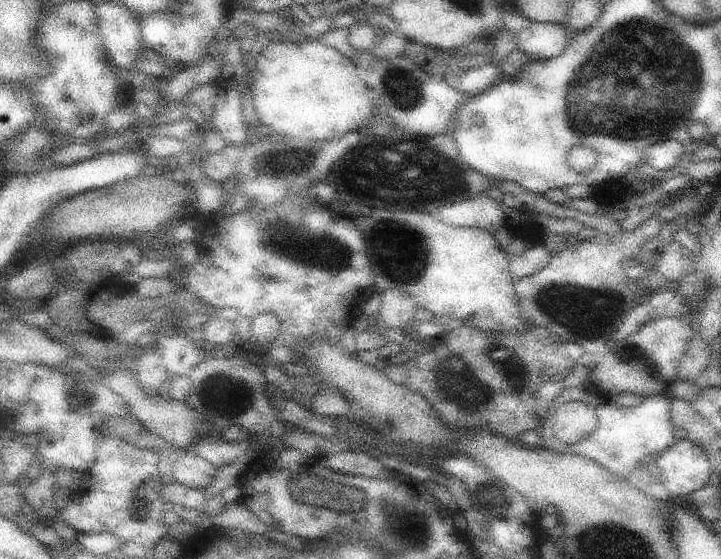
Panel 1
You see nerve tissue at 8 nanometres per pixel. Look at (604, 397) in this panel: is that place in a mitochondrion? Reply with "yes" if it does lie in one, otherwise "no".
no

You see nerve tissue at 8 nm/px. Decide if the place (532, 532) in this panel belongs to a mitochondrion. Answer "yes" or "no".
yes

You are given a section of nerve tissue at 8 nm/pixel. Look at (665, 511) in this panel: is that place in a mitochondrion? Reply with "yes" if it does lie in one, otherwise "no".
no

